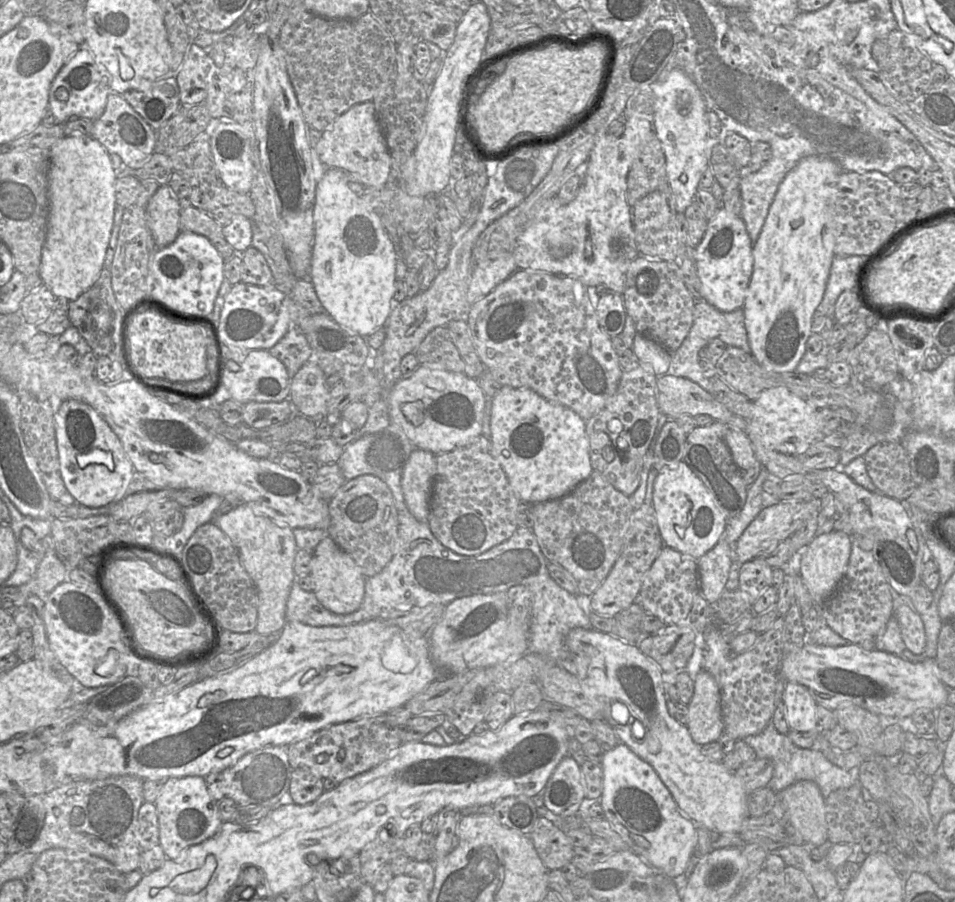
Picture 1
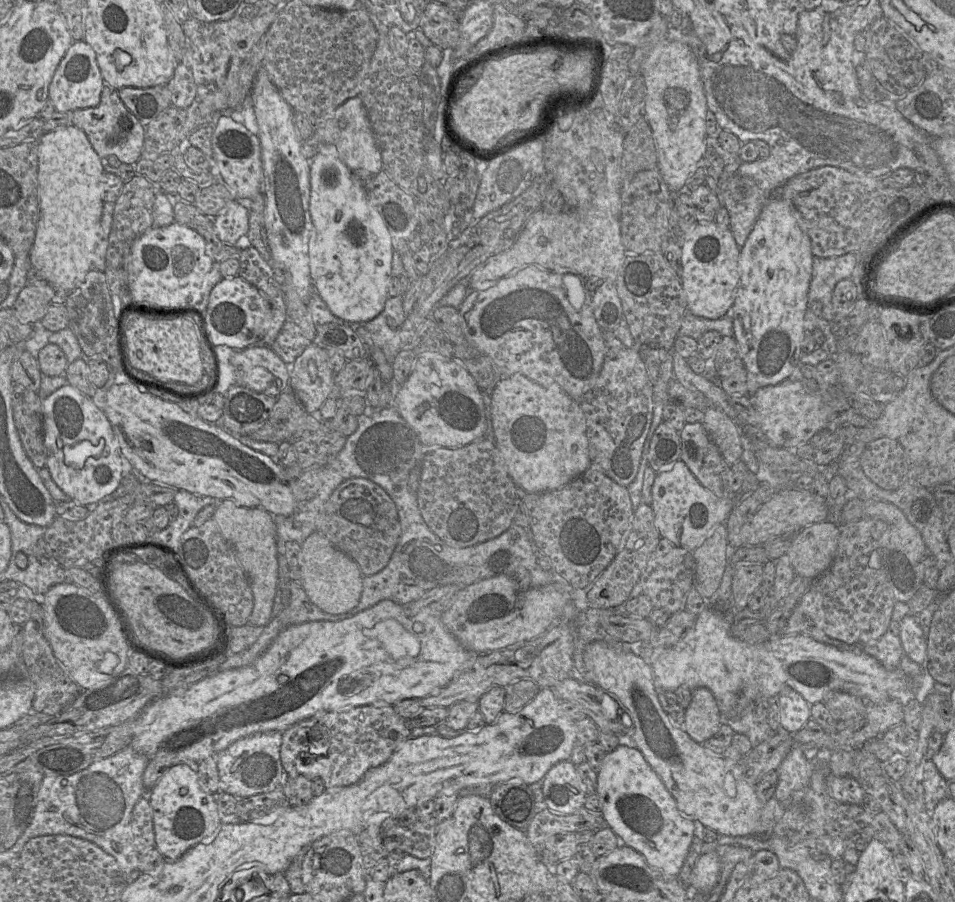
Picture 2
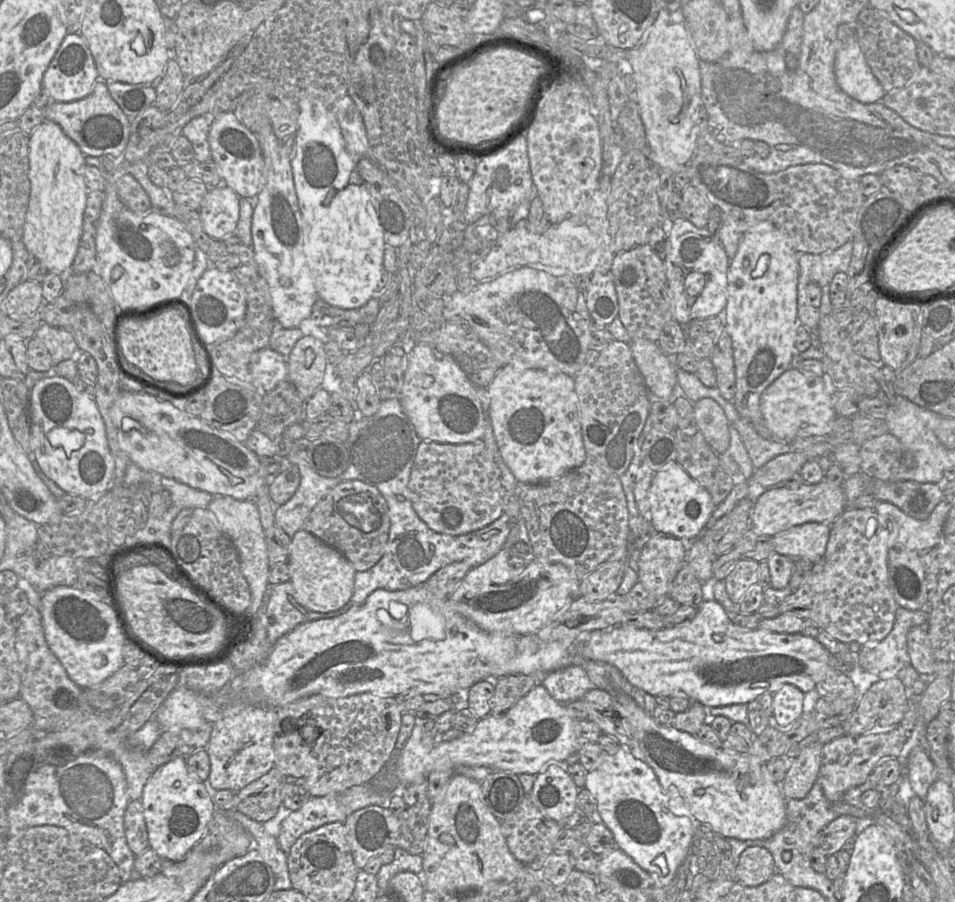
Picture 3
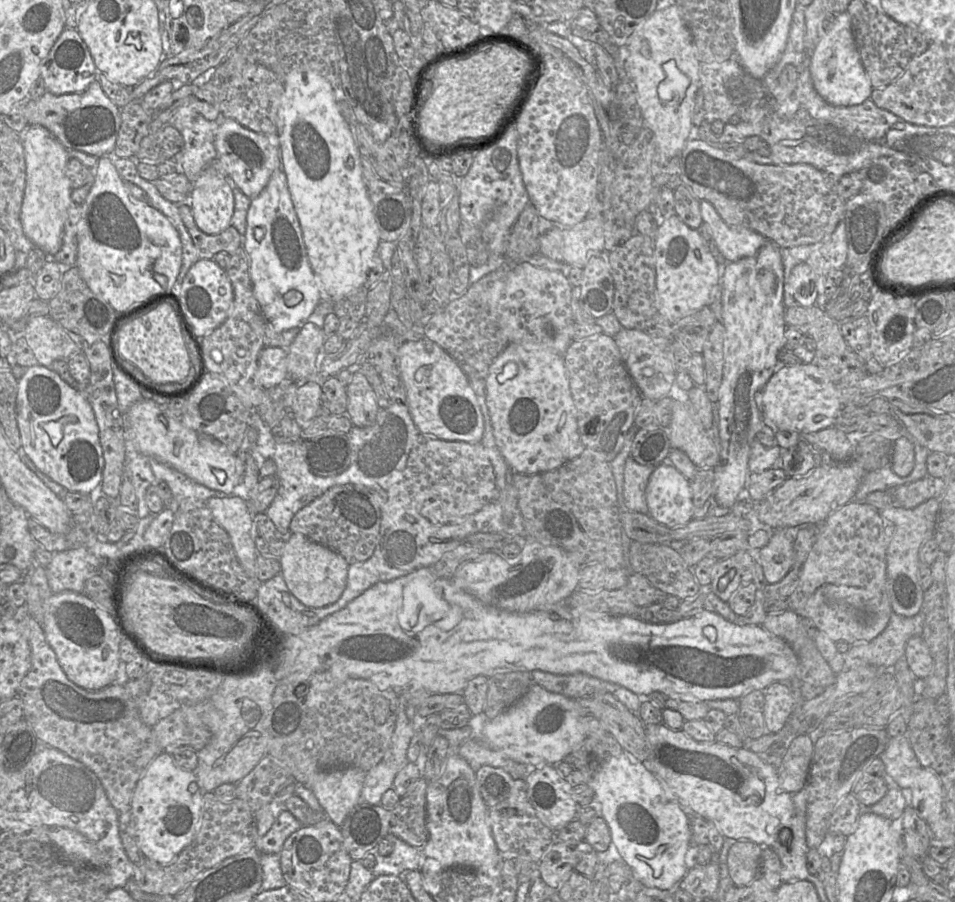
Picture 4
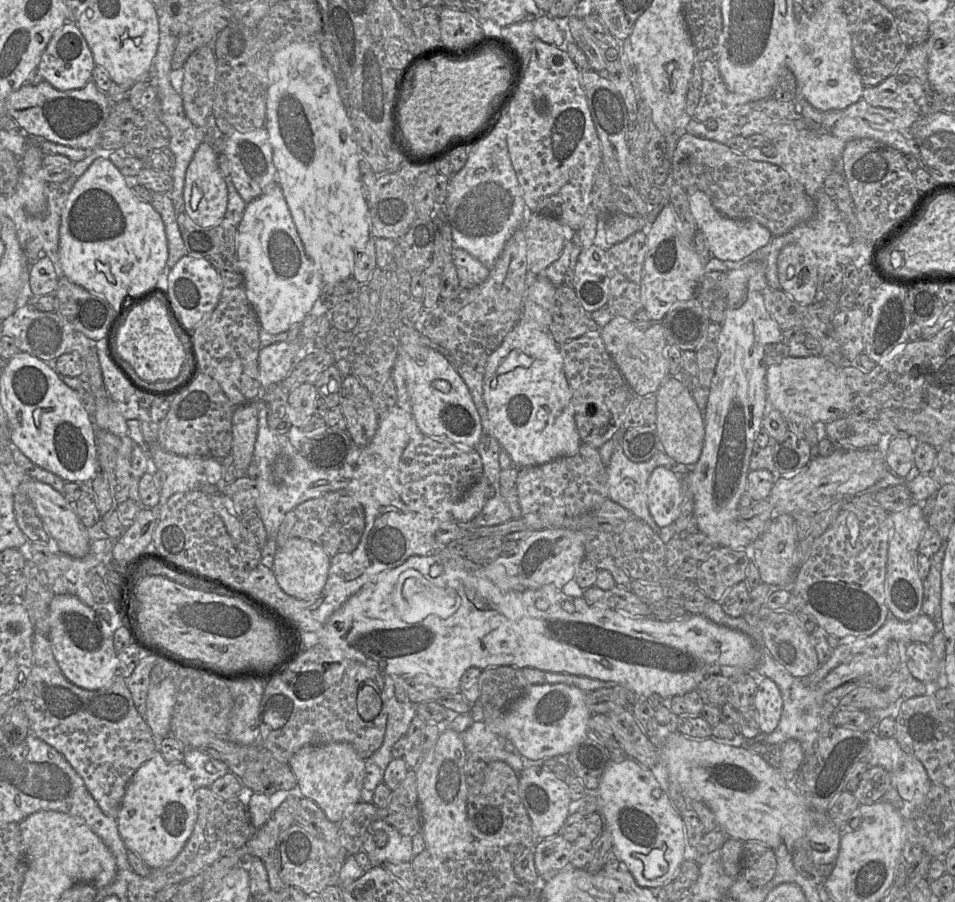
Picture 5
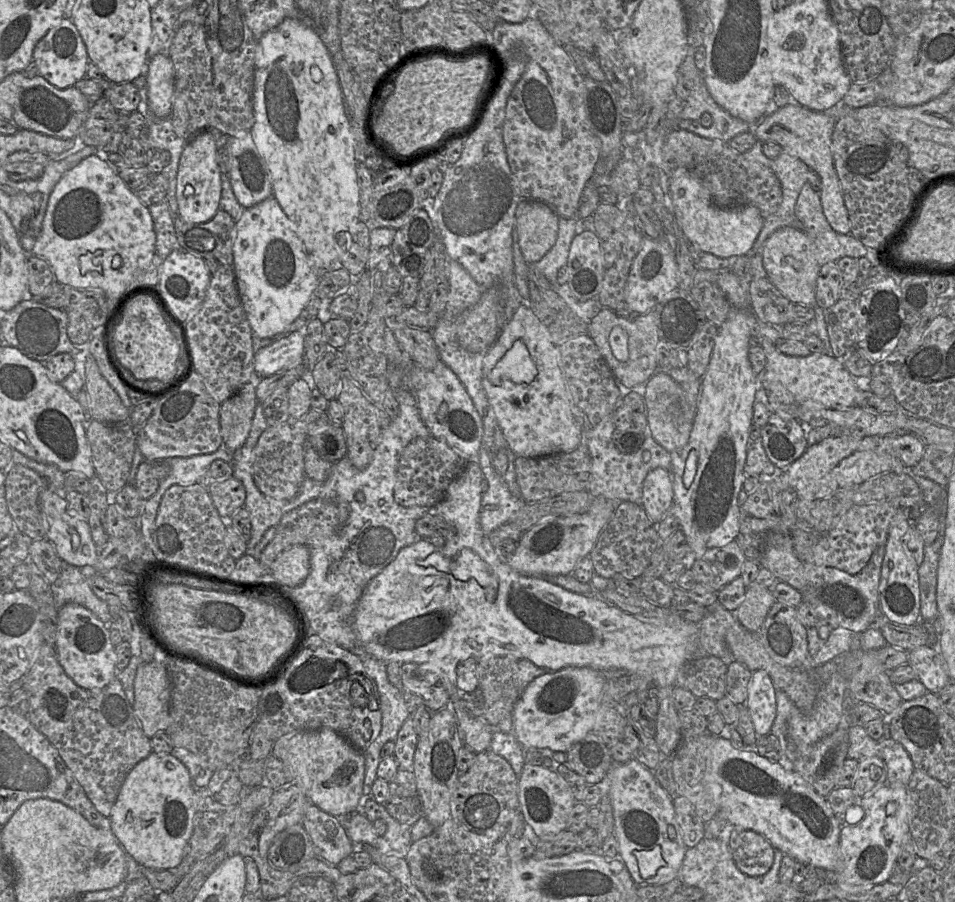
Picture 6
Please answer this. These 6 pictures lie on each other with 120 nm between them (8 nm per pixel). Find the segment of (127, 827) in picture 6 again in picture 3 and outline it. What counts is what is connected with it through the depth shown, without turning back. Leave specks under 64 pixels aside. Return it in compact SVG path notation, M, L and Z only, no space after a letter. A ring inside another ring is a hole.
M174 758L155 768L140 797L149 848L169 862L181 862L200 840L216 806L203 781L187 769L185 758Z

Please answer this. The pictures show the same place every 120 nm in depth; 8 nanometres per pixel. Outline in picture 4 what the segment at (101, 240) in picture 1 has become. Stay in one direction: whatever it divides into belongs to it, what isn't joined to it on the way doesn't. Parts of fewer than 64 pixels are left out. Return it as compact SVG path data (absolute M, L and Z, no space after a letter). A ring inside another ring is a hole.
M29 125L24 132L19 132L24 147L26 162L26 184L20 212L20 220L26 236L41 248L49 258L54 256L61 248L64 235L67 211L72 201L72 186L65 174L65 166L70 156L68 150L41 125Z

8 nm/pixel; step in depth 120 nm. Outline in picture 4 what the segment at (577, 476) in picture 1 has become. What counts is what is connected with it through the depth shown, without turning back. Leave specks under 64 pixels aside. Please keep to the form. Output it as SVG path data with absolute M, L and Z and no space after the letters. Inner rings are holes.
M533 342L510 343L491 365L485 382L494 438L514 472L552 471L584 451L563 355Z

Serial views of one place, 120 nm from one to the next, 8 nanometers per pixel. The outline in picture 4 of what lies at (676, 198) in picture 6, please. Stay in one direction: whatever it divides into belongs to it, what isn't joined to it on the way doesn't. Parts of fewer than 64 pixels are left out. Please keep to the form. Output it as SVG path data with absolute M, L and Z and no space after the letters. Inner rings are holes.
M700 201L700 211L703 223L708 225L719 252L728 262L755 255L768 242L755 231L729 226L708 201Z

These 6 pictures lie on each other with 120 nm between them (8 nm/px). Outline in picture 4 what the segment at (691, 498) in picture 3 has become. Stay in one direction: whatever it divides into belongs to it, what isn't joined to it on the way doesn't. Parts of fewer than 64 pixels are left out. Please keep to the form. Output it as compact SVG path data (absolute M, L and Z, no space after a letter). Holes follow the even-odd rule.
M673 465L655 467L646 486L649 515L667 527L680 527L693 519L688 479Z

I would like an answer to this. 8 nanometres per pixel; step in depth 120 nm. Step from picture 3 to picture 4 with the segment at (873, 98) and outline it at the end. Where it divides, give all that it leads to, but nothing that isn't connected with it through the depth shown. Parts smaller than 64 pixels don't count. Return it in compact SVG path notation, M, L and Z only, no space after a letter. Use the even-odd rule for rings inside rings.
M848 11L835 17L833 26L816 45L811 56L810 74L817 93L831 105L853 106L870 99L873 86L862 64Z

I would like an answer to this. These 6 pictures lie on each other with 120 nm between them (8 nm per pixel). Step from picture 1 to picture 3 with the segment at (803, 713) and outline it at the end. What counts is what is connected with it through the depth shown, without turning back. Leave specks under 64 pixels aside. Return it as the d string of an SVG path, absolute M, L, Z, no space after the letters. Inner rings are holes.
M790 684L782 685L772 696L776 729L786 731L803 714L804 693Z

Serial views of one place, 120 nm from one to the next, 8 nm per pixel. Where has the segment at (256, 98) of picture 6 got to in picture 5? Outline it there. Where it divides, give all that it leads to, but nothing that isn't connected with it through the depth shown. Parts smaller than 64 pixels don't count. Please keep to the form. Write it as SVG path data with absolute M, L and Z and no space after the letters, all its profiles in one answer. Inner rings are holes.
M294 41L272 53L268 69L267 120L265 128L268 131L272 146L273 163L277 172L276 182L283 191L297 233L301 239L306 254L319 267L323 275L323 283L325 283L325 285L351 278L355 259L358 253L365 248L367 242L371 238L371 217L360 180L360 153L355 141L354 129L339 96L338 86L334 74L328 62L324 59L316 42Z

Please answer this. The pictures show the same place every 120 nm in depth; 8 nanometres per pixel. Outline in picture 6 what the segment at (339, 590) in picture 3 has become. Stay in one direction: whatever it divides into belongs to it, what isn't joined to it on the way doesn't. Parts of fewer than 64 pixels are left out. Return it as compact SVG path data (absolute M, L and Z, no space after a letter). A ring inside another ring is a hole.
M294 545L276 557L270 566L275 584L296 587L304 582L310 571L310 550L305 545Z

